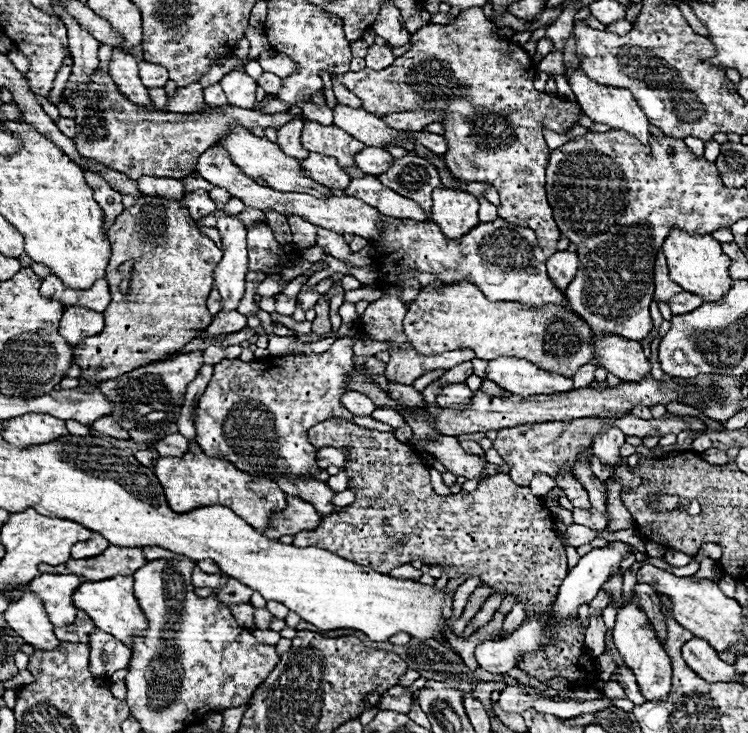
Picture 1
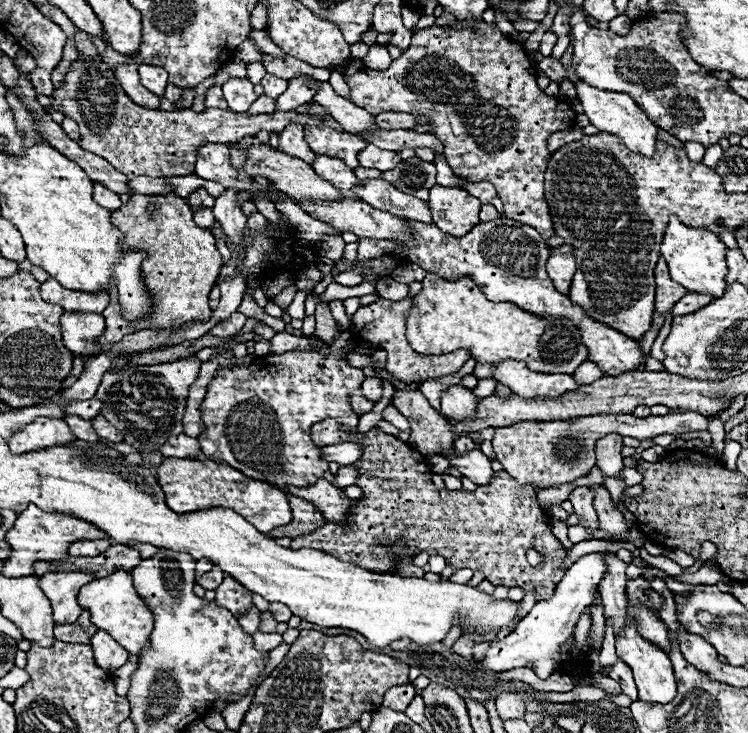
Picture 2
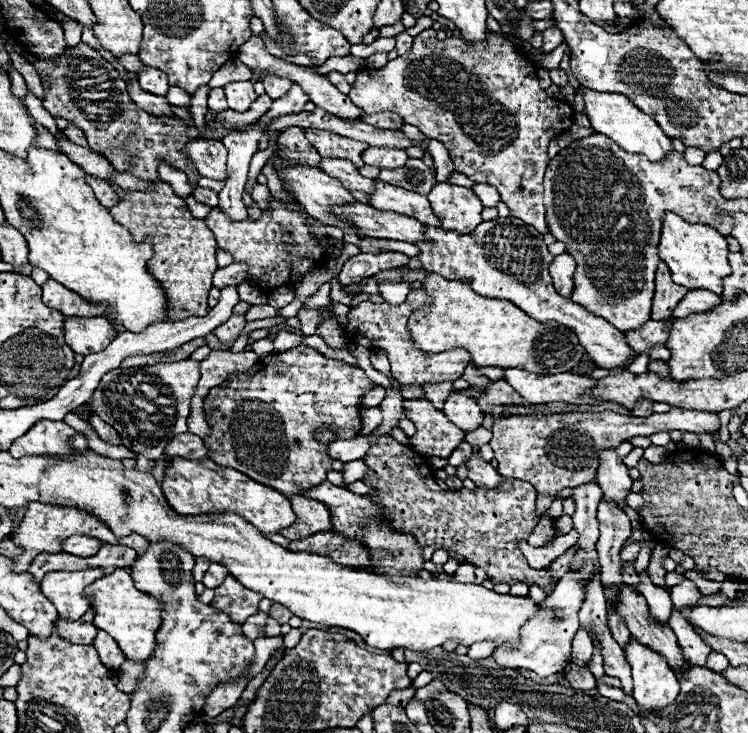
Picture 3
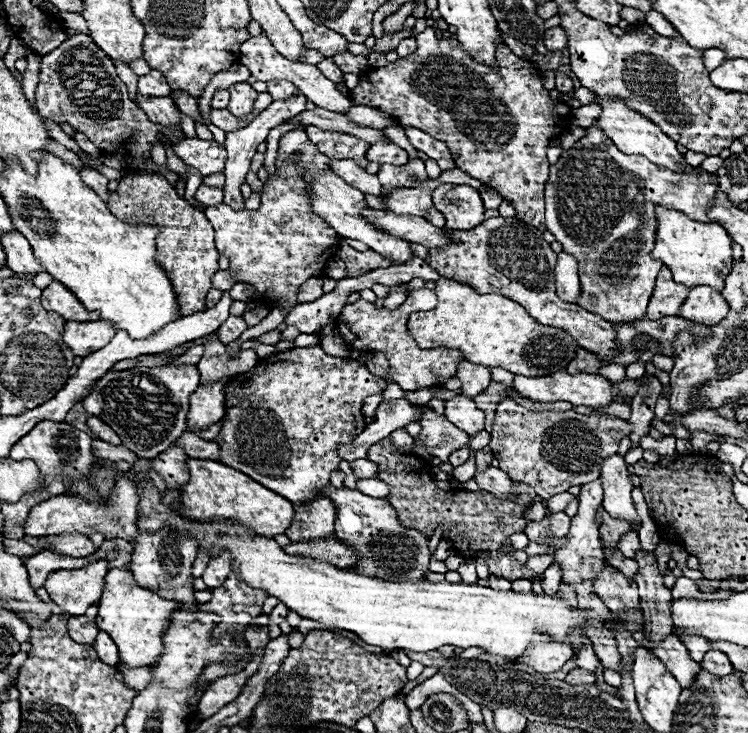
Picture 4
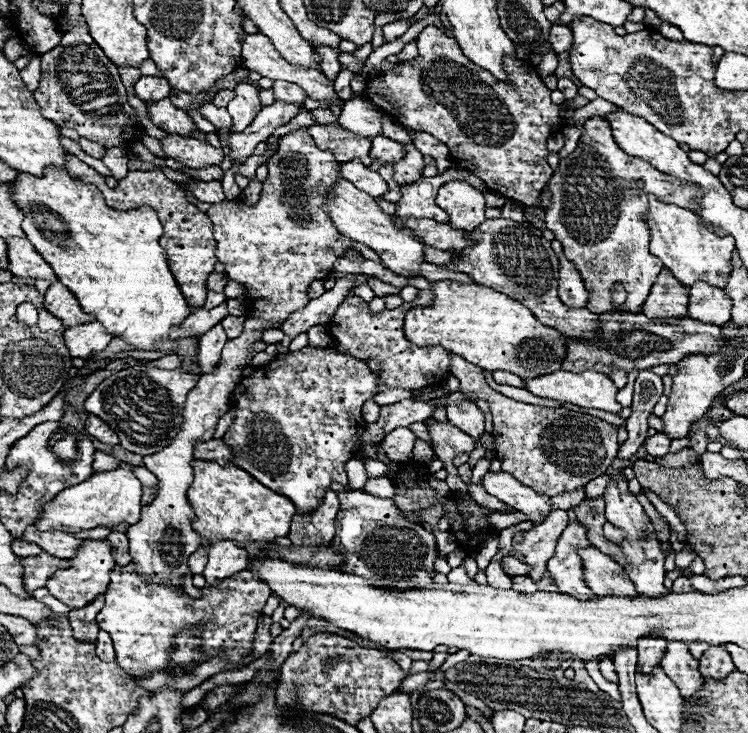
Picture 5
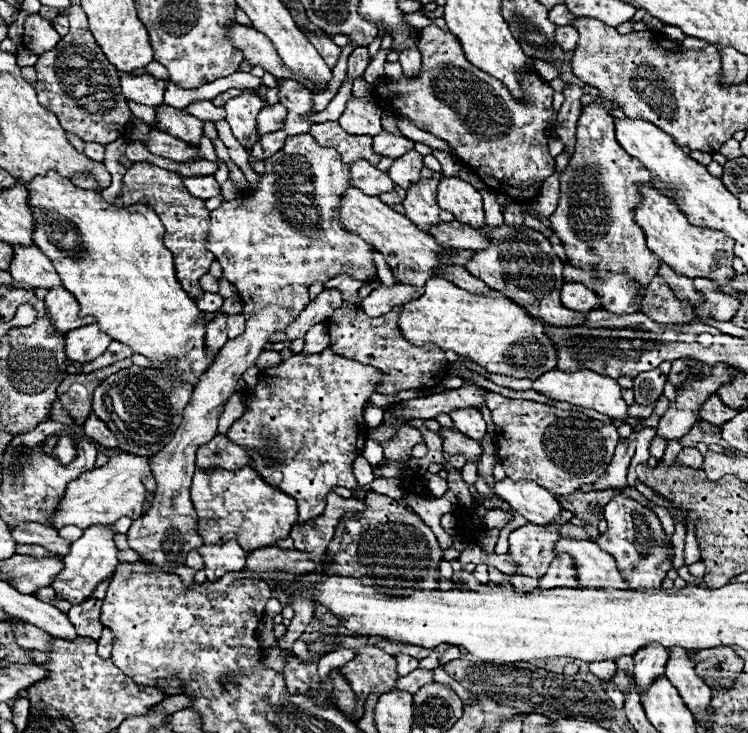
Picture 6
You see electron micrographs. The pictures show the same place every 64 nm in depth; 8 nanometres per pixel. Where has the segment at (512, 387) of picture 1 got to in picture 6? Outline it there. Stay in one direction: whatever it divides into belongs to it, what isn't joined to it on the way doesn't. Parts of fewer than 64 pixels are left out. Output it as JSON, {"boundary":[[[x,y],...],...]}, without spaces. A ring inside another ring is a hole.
{"boundary":[[[550,370],[546,374],[542,374],[540,378],[534,380],[534,386],[532,386],[534,392],[538,394],[544,394],[552,400],[560,400],[560,402],[570,402],[574,406],[582,406],[582,408],[588,408],[588,410],[596,410],[596,412],[602,412],[610,418],[628,418],[626,410],[626,402],[620,398],[620,392],[622,388],[616,384],[614,378],[608,378],[608,376],[602,376],[598,372],[592,372],[592,370],[580,370],[580,372],[562,372],[562,370]]]}

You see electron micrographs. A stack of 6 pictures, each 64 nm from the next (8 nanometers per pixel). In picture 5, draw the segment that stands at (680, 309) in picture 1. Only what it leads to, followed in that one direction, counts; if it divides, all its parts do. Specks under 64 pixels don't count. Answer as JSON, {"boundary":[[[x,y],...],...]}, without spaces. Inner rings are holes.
{"boundary":[[[696,282],[696,286],[690,288],[688,318],[722,326],[724,322],[730,320],[730,308],[732,300],[724,294],[722,288],[708,286],[706,282]]]}

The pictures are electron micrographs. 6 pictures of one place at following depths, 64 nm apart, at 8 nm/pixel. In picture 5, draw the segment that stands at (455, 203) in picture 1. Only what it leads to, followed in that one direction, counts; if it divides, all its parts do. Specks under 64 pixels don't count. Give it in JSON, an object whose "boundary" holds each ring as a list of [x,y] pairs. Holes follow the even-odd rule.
{"boundary":[[[454,180],[440,186],[436,204],[450,216],[450,226],[460,230],[474,230],[480,222],[486,220],[484,216],[484,196],[474,186]]]}

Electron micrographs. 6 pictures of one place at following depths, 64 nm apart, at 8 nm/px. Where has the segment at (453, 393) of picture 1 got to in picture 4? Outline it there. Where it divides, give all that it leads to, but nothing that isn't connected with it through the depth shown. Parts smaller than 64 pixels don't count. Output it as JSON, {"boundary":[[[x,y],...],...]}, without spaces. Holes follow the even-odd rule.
{"boundary":[[[462,394],[446,400],[444,416],[468,434],[476,434],[476,432],[484,430],[484,412],[476,408],[472,398],[466,398]]]}

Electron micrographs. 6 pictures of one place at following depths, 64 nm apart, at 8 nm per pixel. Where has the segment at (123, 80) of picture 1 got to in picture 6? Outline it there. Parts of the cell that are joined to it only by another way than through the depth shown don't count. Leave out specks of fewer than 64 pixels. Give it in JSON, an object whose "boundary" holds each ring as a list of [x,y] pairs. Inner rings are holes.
{"boundary":[[[168,104],[156,106],[156,122],[158,130],[168,132],[176,138],[184,138],[186,142],[200,142],[202,138],[202,122],[196,116],[190,116],[184,110],[172,108]]]}

